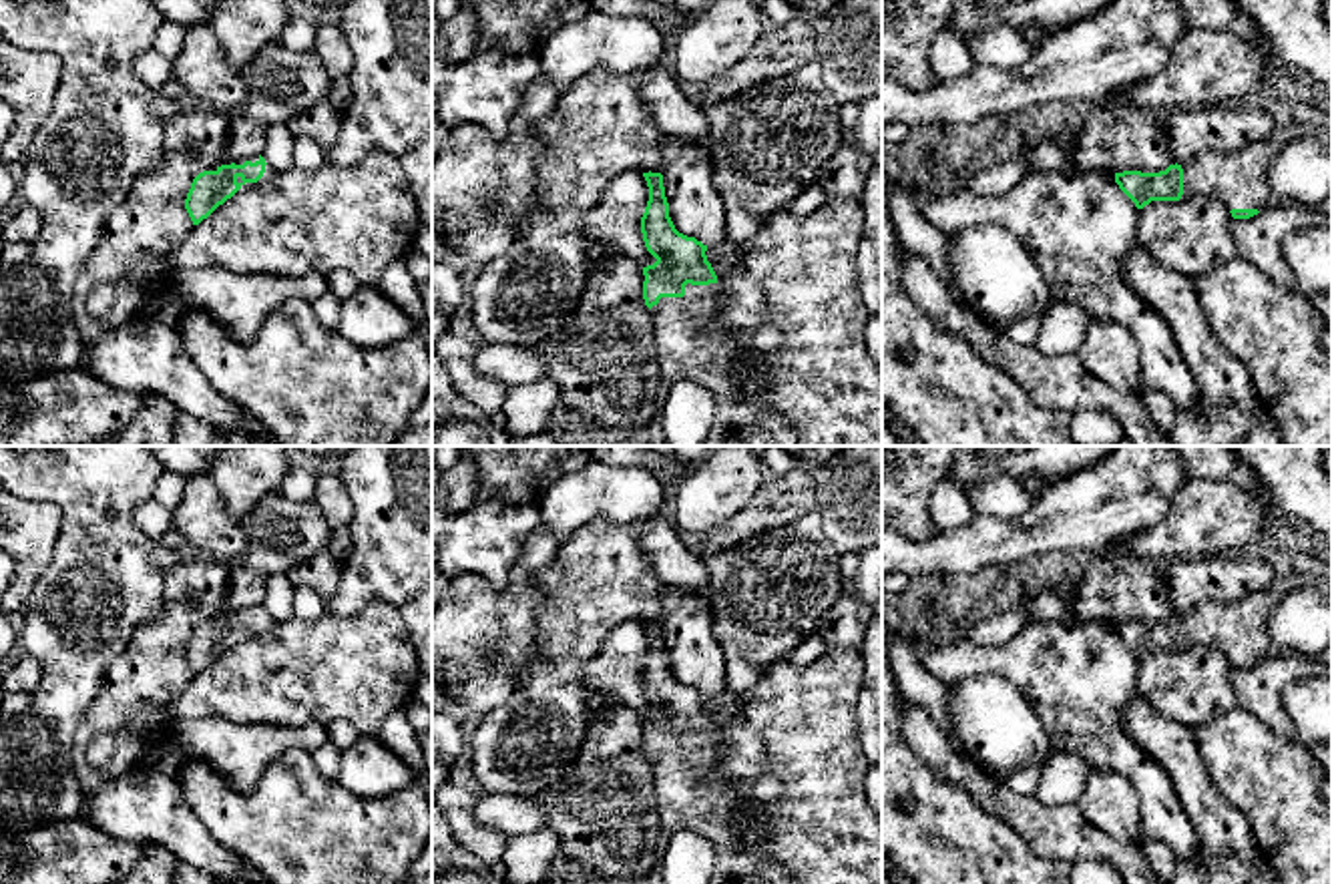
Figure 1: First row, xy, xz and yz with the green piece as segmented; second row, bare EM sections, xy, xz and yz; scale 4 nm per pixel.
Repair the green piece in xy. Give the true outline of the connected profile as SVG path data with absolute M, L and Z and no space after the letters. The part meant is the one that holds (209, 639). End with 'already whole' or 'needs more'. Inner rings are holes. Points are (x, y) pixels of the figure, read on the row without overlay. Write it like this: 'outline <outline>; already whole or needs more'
outline M251 605L231 615L209 617L199 623L185 649L193 675L199 675L233 645L263 633L271 625L273 619L261 605Z; needs more

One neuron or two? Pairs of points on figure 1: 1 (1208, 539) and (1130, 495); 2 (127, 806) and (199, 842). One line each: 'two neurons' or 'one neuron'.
1: two neurons
2: one neuron

